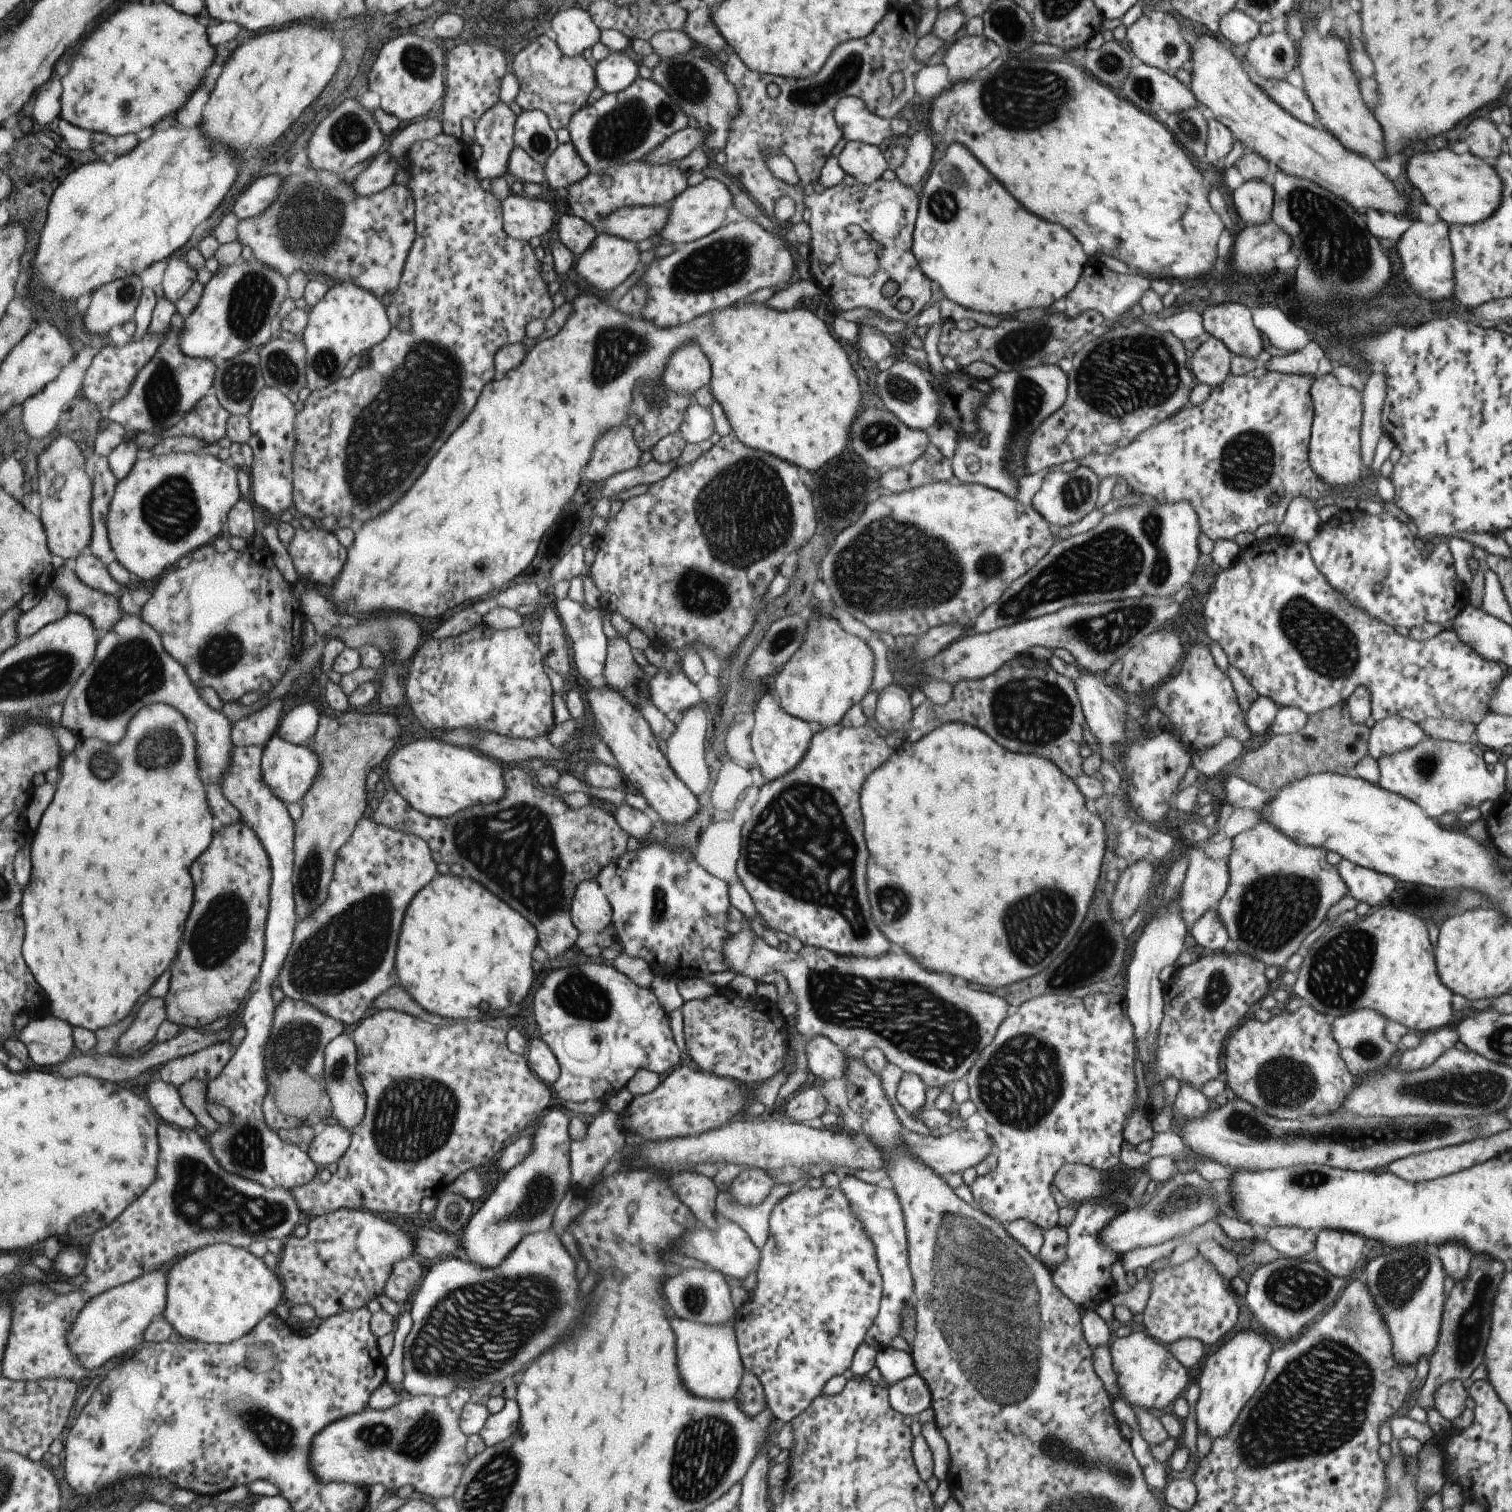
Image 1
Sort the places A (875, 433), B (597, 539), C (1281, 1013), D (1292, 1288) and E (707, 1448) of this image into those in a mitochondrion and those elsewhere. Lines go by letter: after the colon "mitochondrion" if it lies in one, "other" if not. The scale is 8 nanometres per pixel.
A: mitochondrion
B: other
C: other
D: mitochondrion
E: mitochondrion

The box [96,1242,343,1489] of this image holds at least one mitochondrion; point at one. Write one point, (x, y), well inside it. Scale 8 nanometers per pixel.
(234, 1407)

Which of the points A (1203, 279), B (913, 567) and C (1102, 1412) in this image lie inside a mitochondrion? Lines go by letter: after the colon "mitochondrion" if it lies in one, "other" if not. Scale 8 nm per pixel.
A: other
B: mitochondrion
C: other

